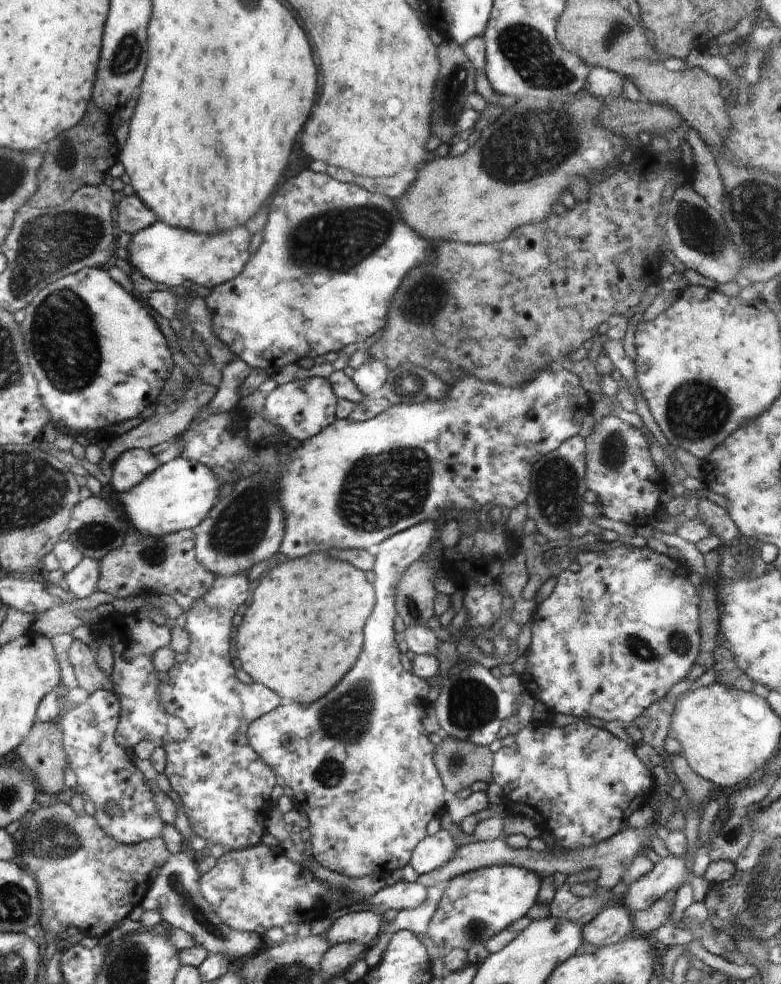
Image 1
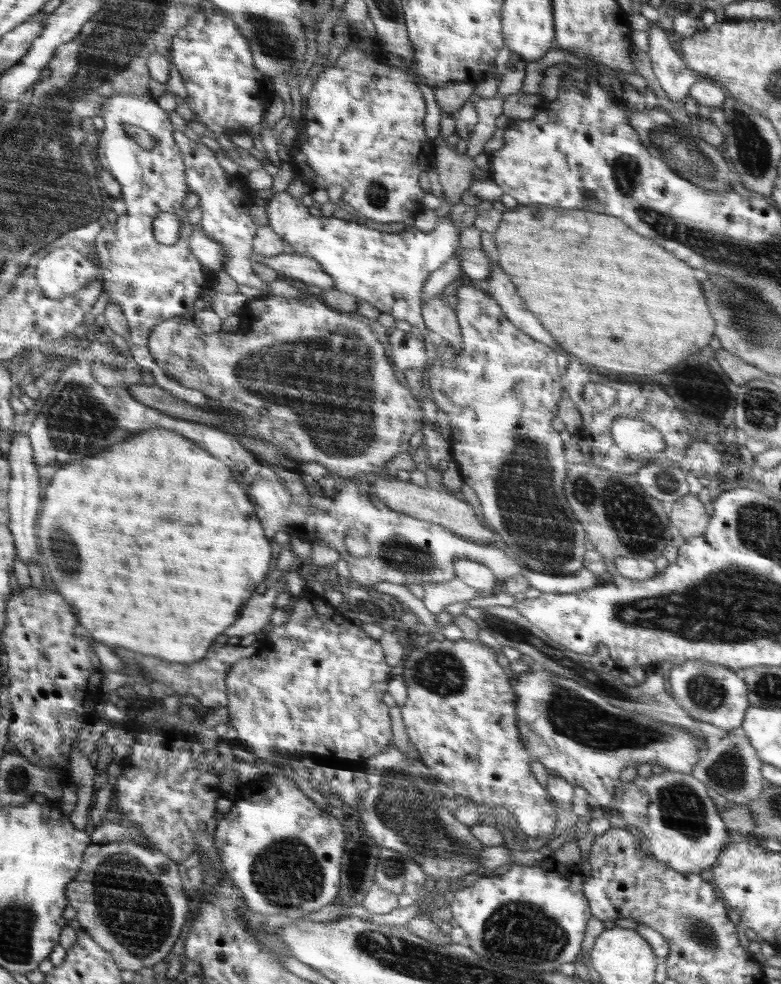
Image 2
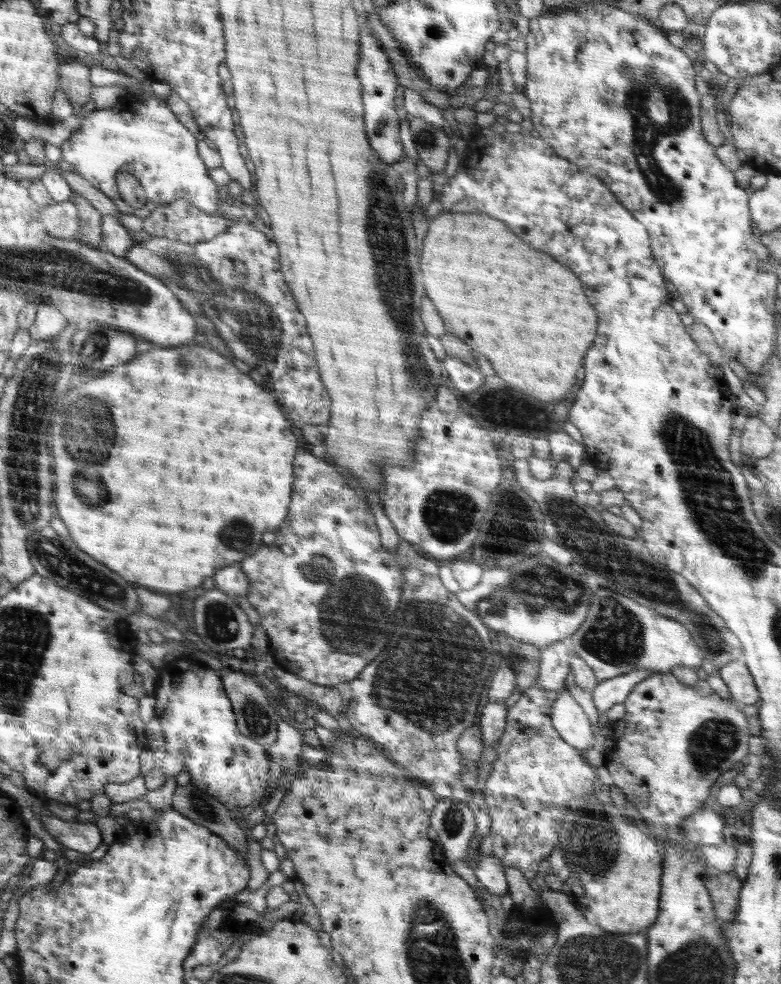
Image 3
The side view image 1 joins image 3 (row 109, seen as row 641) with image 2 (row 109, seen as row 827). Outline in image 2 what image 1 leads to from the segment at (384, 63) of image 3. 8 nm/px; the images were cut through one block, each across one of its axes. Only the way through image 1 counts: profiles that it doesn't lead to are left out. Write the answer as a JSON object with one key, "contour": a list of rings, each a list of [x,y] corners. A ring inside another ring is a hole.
{"contour":[[[380,42],[376,43],[373,50],[362,51],[359,48],[351,44],[344,51],[342,55],[334,62],[333,66],[326,66],[326,69],[322,70],[318,74],[318,78],[314,80],[312,91],[308,94],[307,98],[307,114],[305,126],[302,132],[297,136],[296,145],[288,148],[291,153],[290,164],[294,169],[294,174],[300,181],[303,181],[306,185],[310,186],[313,190],[327,189],[331,186],[341,186],[344,189],[344,193],[341,196],[341,200],[348,202],[350,206],[354,208],[360,215],[370,218],[376,222],[409,222],[412,221],[419,212],[425,210],[424,196],[426,192],[422,190],[419,184],[420,174],[425,172],[429,165],[434,163],[435,148],[434,142],[427,139],[424,119],[426,114],[426,101],[422,97],[422,92],[416,83],[412,81],[410,75],[402,71],[402,69],[394,66],[389,66],[384,63],[380,63],[380,59],[377,57],[377,50],[380,47]]]}

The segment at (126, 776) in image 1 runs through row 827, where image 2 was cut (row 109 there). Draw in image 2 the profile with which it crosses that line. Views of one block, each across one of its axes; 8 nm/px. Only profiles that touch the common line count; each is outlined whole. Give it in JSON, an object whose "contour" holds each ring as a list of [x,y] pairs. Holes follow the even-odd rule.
{"contour":[[[120,93],[112,95],[104,102],[99,116],[104,121],[104,130],[102,130],[98,140],[97,165],[110,172],[112,177],[121,185],[121,197],[127,206],[126,214],[118,216],[116,222],[107,223],[101,227],[94,244],[95,252],[92,254],[92,256],[97,256],[96,261],[90,261],[73,247],[59,247],[36,263],[36,276],[43,292],[56,299],[72,296],[82,287],[88,286],[88,283],[94,283],[96,279],[100,279],[102,293],[108,294],[108,303],[116,301],[120,304],[122,313],[126,317],[131,337],[127,354],[132,356],[140,367],[150,370],[153,375],[159,375],[155,355],[150,351],[151,332],[164,320],[172,317],[192,318],[195,314],[194,302],[211,288],[214,274],[202,266],[188,249],[188,237],[190,237],[193,228],[192,222],[188,219],[188,212],[184,210],[183,202],[189,191],[185,184],[185,163],[173,138],[175,129],[170,123],[169,114],[161,109],[152,95]],[[122,123],[129,123],[146,130],[156,145],[152,150],[144,150],[136,144],[133,138],[127,136],[121,127]],[[160,212],[172,212],[180,218],[180,235],[178,235],[175,244],[171,246],[158,242],[153,233],[154,218]]]}

